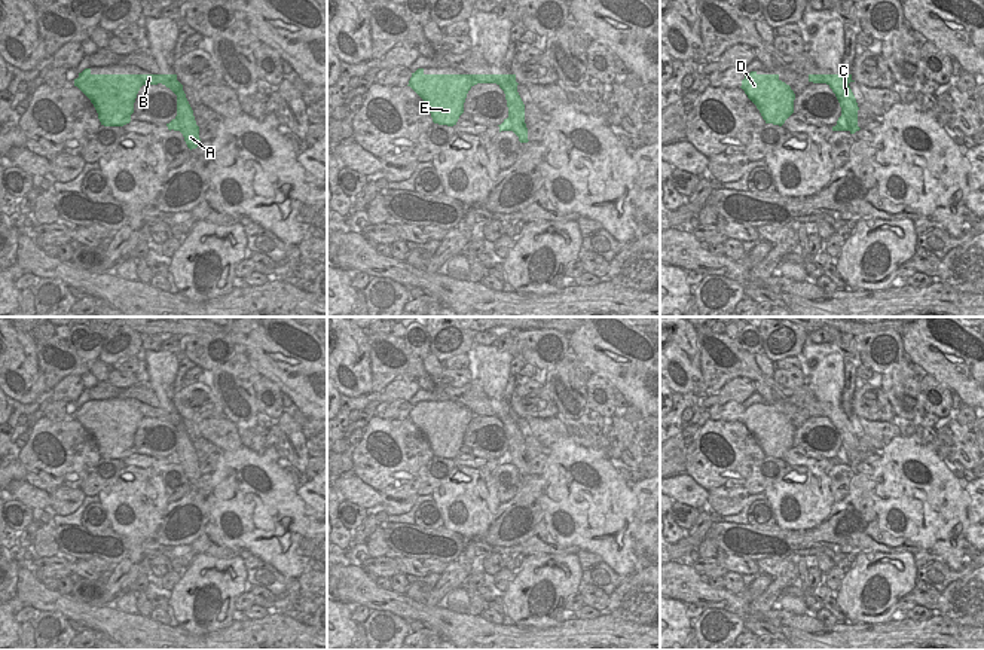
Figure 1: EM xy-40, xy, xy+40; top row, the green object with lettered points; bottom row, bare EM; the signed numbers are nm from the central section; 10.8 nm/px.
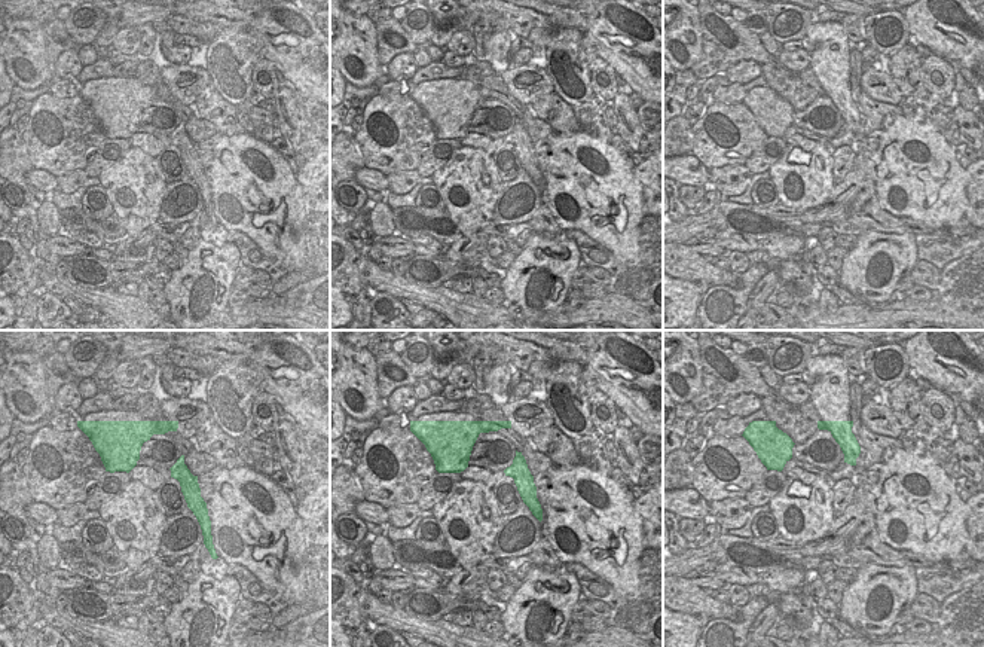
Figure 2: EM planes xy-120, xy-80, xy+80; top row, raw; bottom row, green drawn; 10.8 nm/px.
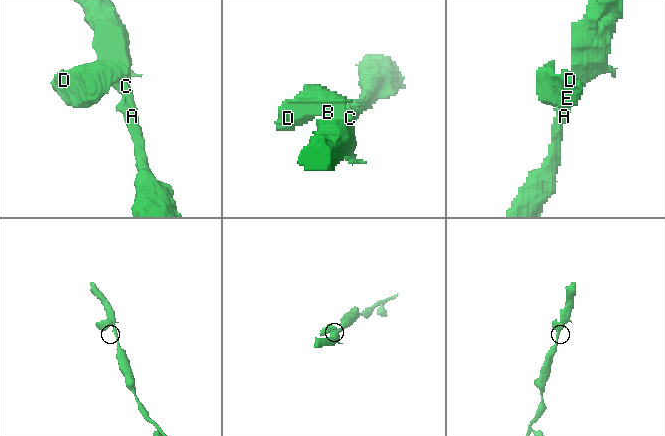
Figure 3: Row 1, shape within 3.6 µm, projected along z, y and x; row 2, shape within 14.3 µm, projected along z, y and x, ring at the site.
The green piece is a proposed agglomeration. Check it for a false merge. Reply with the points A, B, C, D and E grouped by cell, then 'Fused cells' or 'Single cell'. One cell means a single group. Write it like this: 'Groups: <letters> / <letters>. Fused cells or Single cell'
Groups: A C / B D E. Fused cells

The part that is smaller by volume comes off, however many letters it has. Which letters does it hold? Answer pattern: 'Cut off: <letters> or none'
Cut off: B, D, E

